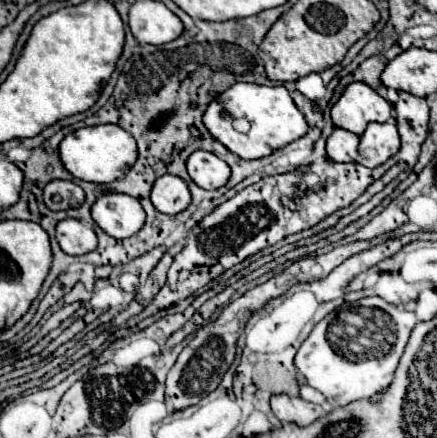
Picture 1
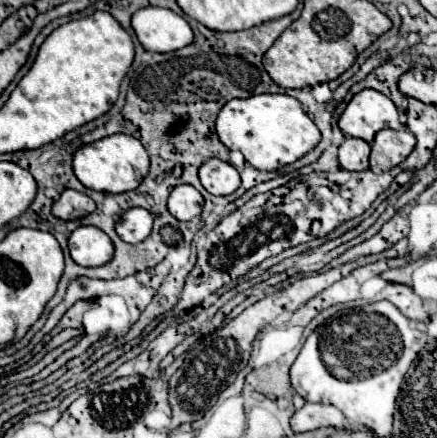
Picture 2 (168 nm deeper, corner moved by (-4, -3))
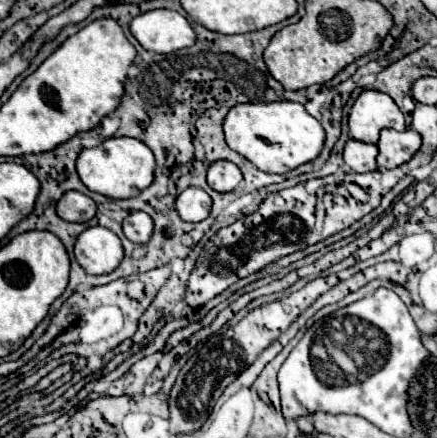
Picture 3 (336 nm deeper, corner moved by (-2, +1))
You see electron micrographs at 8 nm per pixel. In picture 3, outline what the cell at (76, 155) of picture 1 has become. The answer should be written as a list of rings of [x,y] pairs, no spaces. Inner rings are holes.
[[[111,137],[91,149],[83,149],[77,157],[77,173],[89,191],[111,199],[127,199],[141,193],[153,181],[155,157],[151,149],[133,137]]]

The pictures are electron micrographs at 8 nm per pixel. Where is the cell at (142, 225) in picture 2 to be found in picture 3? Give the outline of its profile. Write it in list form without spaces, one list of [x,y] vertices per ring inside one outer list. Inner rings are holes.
[[[131,211],[123,221],[123,233],[135,245],[143,245],[153,233],[153,219],[143,211]]]

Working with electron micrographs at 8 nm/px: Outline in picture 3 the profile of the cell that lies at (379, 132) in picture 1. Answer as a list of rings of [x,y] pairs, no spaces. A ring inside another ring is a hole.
[[[411,127],[405,131],[383,129],[377,147],[379,147],[377,167],[395,169],[395,167],[407,163],[413,157],[413,153],[421,147],[421,135],[417,131],[413,131]]]

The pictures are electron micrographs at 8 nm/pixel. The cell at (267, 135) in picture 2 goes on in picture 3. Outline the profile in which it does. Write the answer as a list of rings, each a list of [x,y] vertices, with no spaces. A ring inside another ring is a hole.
[[[295,101],[239,103],[229,109],[223,121],[223,131],[227,145],[265,173],[287,173],[315,159],[325,141],[321,123],[311,117],[301,103]]]

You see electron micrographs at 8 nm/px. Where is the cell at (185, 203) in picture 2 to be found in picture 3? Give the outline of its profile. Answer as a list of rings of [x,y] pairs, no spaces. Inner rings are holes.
[[[191,187],[185,189],[177,199],[175,199],[175,209],[179,213],[179,217],[183,221],[203,221],[209,211],[211,211],[211,197],[199,189],[199,187]]]

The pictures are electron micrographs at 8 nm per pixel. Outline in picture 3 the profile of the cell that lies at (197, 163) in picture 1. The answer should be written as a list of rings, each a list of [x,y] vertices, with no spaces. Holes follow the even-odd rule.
[[[215,161],[207,169],[207,183],[211,189],[215,189],[219,193],[233,191],[241,183],[241,179],[243,179],[243,175],[241,175],[239,167],[231,161]]]

